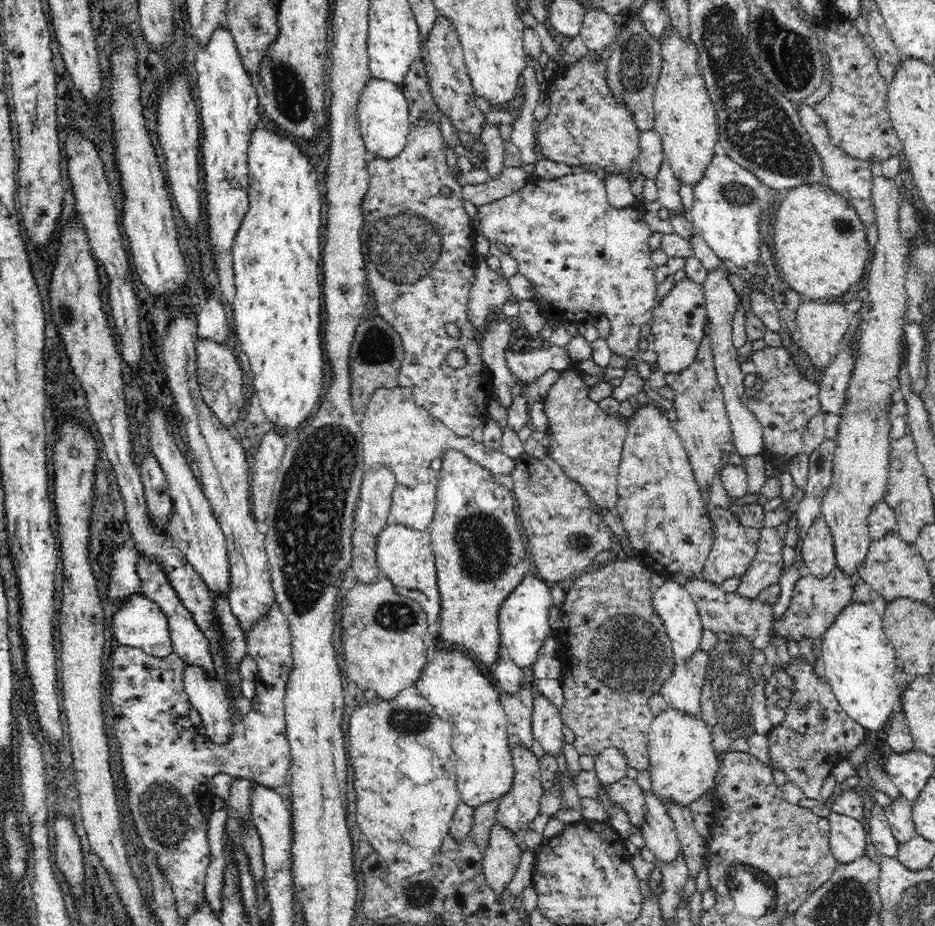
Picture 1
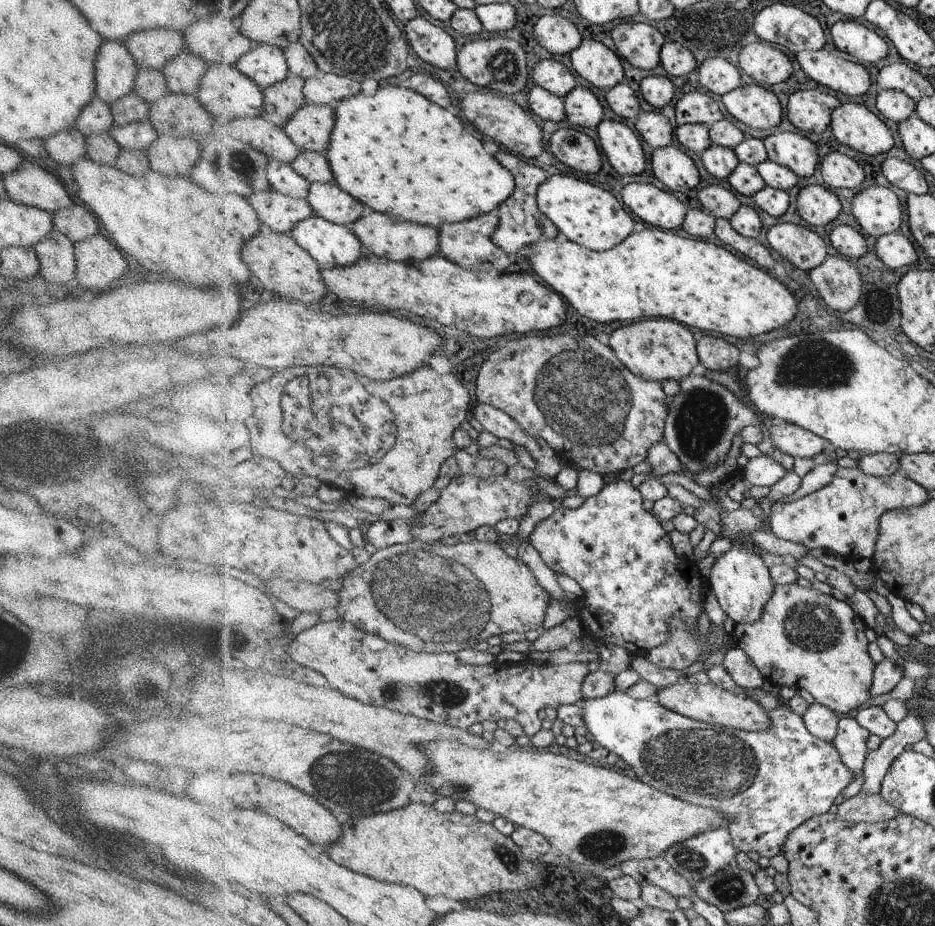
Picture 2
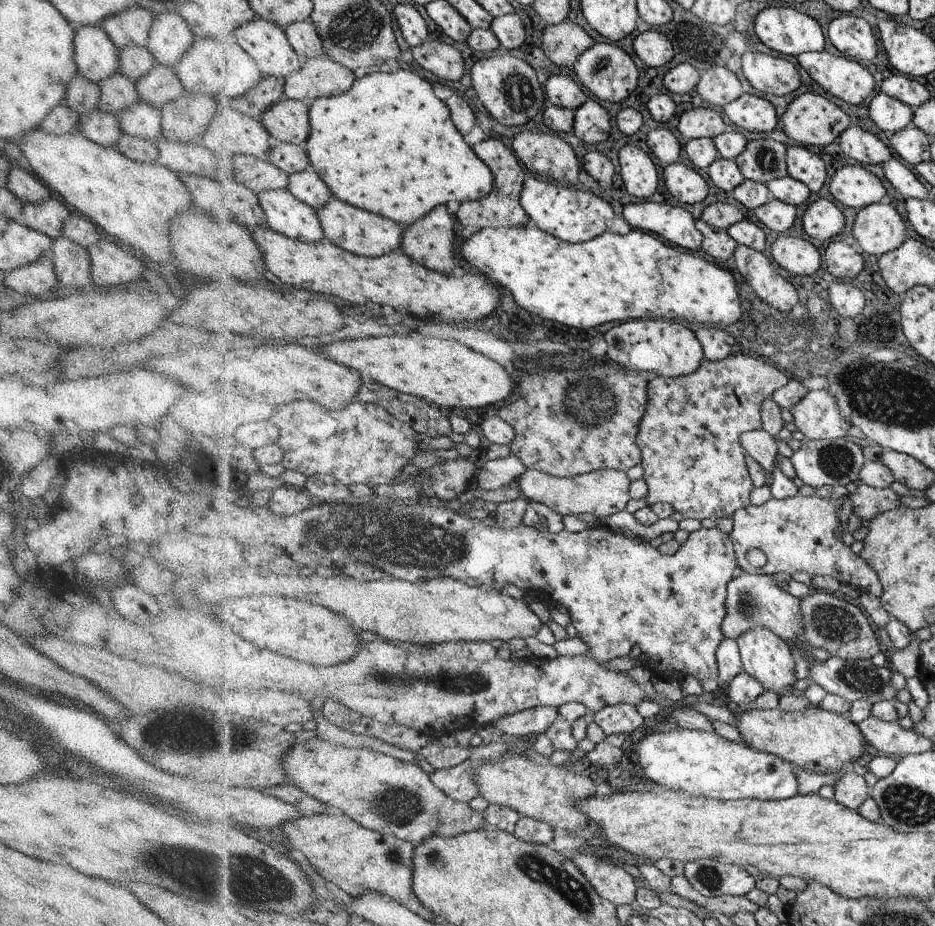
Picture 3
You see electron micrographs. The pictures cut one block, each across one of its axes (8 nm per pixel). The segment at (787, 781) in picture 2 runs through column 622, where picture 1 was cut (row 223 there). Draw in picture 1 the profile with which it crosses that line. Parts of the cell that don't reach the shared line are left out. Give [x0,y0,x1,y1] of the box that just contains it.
[688,154,774,268]

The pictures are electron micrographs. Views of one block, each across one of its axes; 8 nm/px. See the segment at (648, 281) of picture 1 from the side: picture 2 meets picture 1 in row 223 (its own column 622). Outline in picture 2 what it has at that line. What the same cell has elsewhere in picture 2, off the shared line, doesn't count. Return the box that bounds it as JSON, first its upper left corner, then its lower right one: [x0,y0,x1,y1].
[529,481,702,656]

